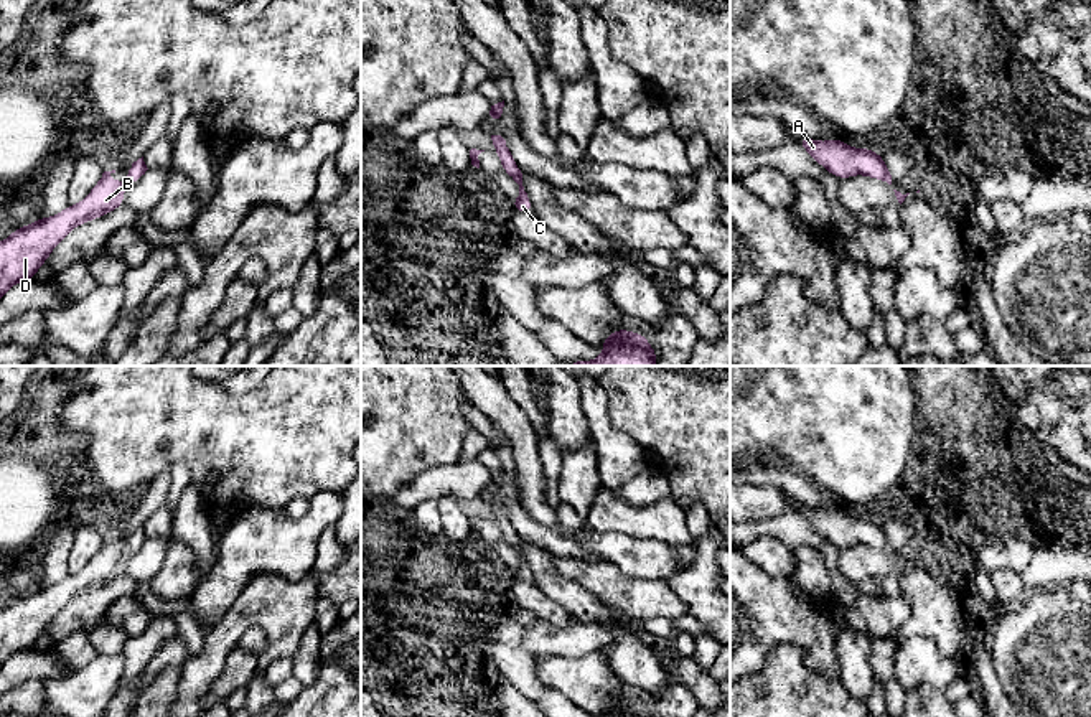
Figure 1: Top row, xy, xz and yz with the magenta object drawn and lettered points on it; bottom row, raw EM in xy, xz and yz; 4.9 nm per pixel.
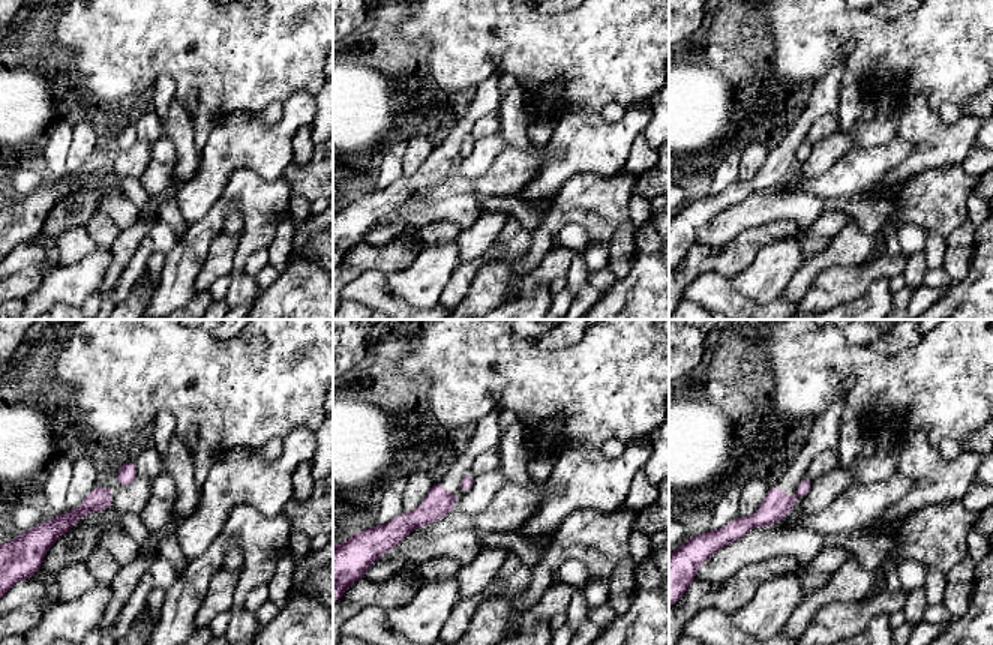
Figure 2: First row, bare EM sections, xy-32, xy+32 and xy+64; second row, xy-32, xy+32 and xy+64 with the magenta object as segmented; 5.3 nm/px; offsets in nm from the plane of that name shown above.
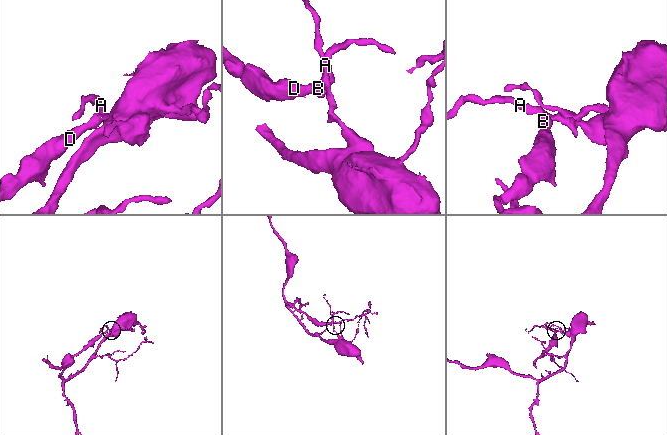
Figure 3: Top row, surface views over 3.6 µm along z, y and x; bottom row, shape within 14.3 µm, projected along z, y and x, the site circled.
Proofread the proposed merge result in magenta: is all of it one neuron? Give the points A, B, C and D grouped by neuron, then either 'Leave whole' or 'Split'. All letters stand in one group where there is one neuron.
Groups: A C / B D. Split

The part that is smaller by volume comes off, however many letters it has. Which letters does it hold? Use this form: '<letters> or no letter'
B, D

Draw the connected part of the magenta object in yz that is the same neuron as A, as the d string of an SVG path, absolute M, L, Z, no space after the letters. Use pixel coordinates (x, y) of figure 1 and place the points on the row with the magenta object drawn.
M803 134L798 137L798 142L814 162L822 165L826 171L839 180L865 175L873 180L882 180L887 183L892 181L892 175L883 157L869 147L852 148L839 137L821 142Z

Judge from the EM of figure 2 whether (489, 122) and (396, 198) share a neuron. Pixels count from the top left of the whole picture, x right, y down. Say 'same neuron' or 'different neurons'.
different neurons

